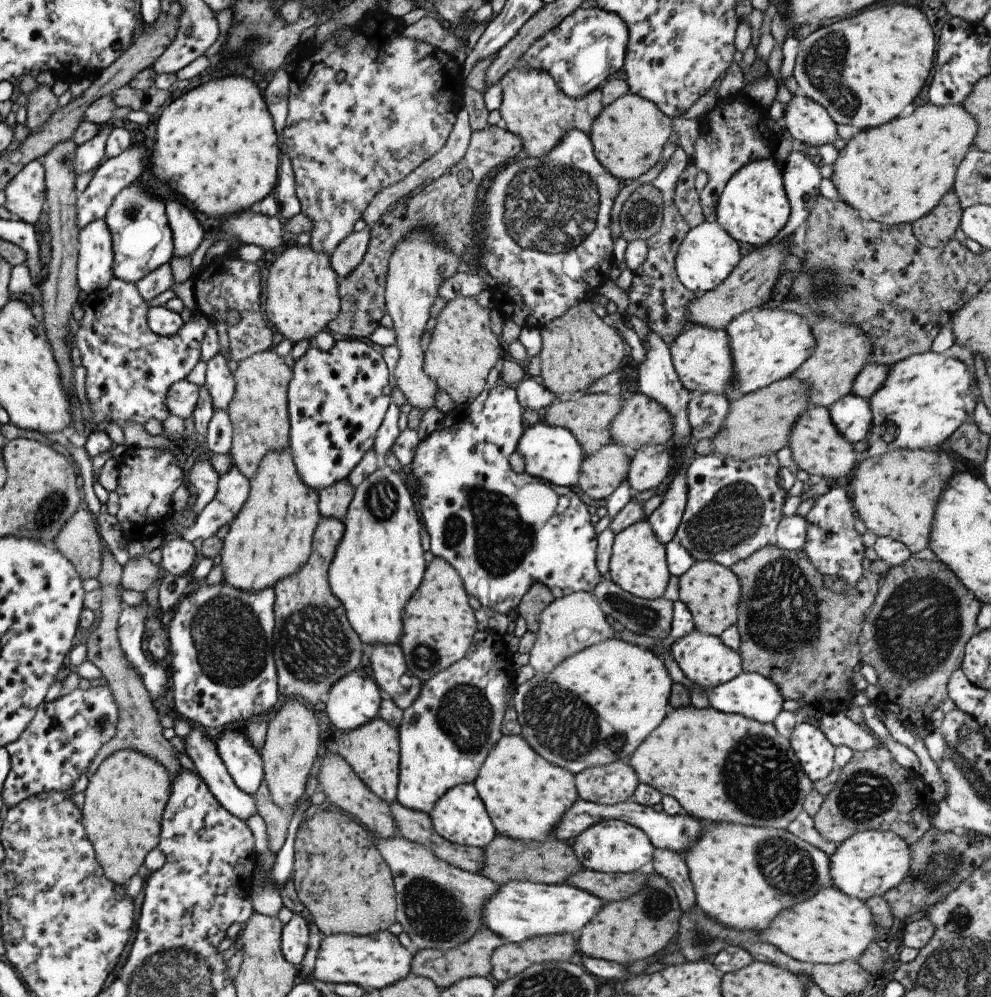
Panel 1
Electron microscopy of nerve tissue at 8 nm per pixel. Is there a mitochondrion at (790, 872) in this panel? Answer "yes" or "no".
yes

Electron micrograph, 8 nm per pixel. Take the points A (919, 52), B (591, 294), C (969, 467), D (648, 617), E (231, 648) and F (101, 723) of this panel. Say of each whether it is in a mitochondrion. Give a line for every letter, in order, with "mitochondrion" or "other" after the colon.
A: other
B: other
C: other
D: mitochondrion
E: mitochondrion
F: mitochondrion

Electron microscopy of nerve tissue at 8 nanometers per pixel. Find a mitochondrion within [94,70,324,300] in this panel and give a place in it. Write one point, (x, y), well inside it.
(129, 210)

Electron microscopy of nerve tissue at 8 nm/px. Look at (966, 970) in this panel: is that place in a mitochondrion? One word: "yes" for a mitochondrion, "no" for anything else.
yes

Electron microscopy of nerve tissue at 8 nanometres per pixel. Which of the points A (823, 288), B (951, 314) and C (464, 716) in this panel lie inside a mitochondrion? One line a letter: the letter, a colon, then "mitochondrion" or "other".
A: mitochondrion
B: other
C: mitochondrion

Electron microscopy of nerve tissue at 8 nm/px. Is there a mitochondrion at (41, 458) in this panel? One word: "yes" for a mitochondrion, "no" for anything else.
no

